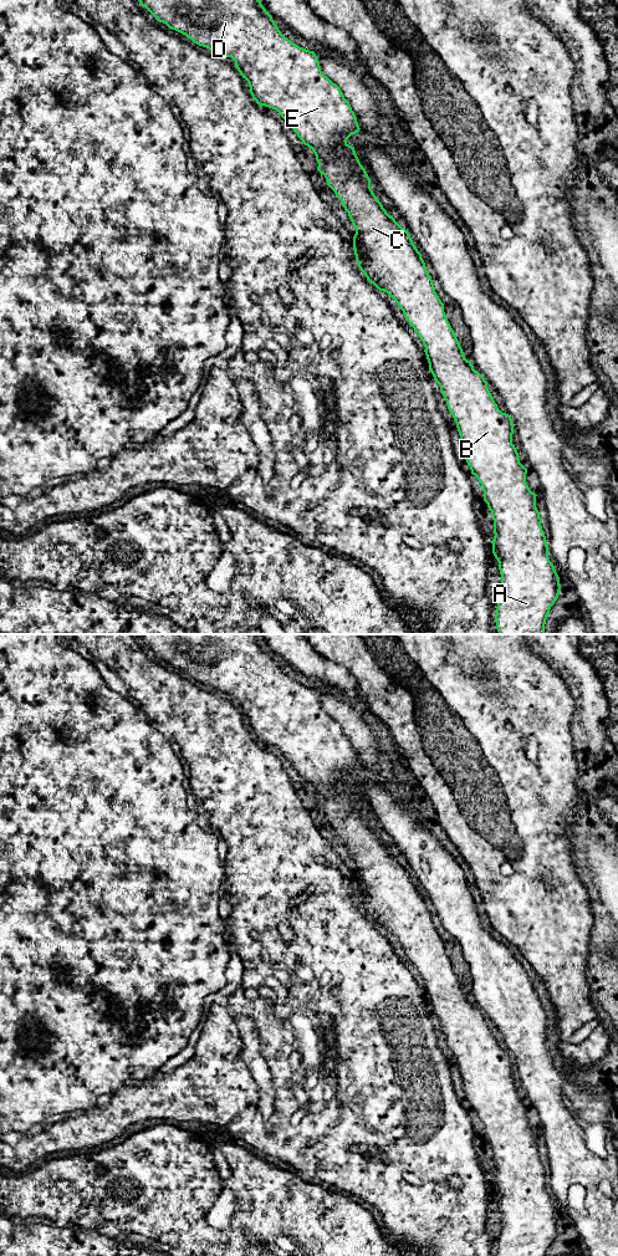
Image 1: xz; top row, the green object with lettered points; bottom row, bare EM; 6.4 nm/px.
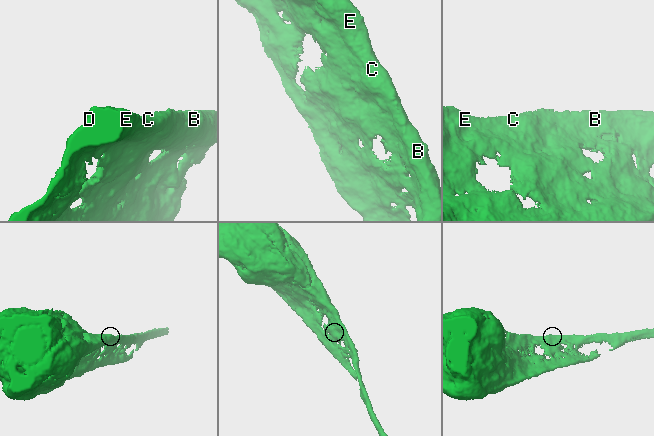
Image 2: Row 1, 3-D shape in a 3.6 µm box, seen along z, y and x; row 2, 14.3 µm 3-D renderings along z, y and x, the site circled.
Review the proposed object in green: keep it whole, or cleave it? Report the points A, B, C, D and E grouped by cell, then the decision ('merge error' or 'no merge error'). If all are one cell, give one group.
groups A B C D E; no merge error

